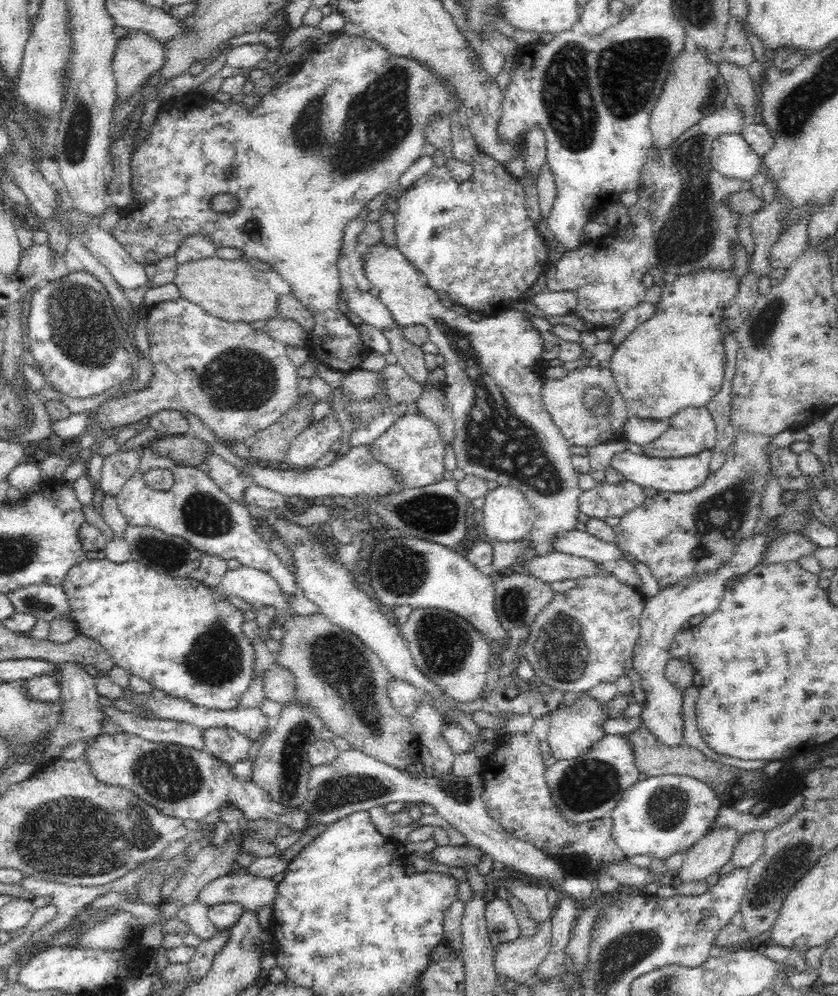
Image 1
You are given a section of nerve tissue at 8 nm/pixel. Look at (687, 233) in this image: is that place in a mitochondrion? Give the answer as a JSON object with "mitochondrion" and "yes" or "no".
{"mitochondrion":"yes"}

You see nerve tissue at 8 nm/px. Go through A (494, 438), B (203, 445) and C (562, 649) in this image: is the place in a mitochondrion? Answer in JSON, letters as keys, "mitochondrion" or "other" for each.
{"A":"mitochondrion","B":"other","C":"mitochondrion"}

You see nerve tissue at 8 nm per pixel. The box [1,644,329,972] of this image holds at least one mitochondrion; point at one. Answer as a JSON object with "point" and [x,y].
{"point":[70,836]}

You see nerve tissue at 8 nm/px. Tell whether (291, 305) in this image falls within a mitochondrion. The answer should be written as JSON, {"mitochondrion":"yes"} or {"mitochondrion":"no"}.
{"mitochondrion":"no"}

